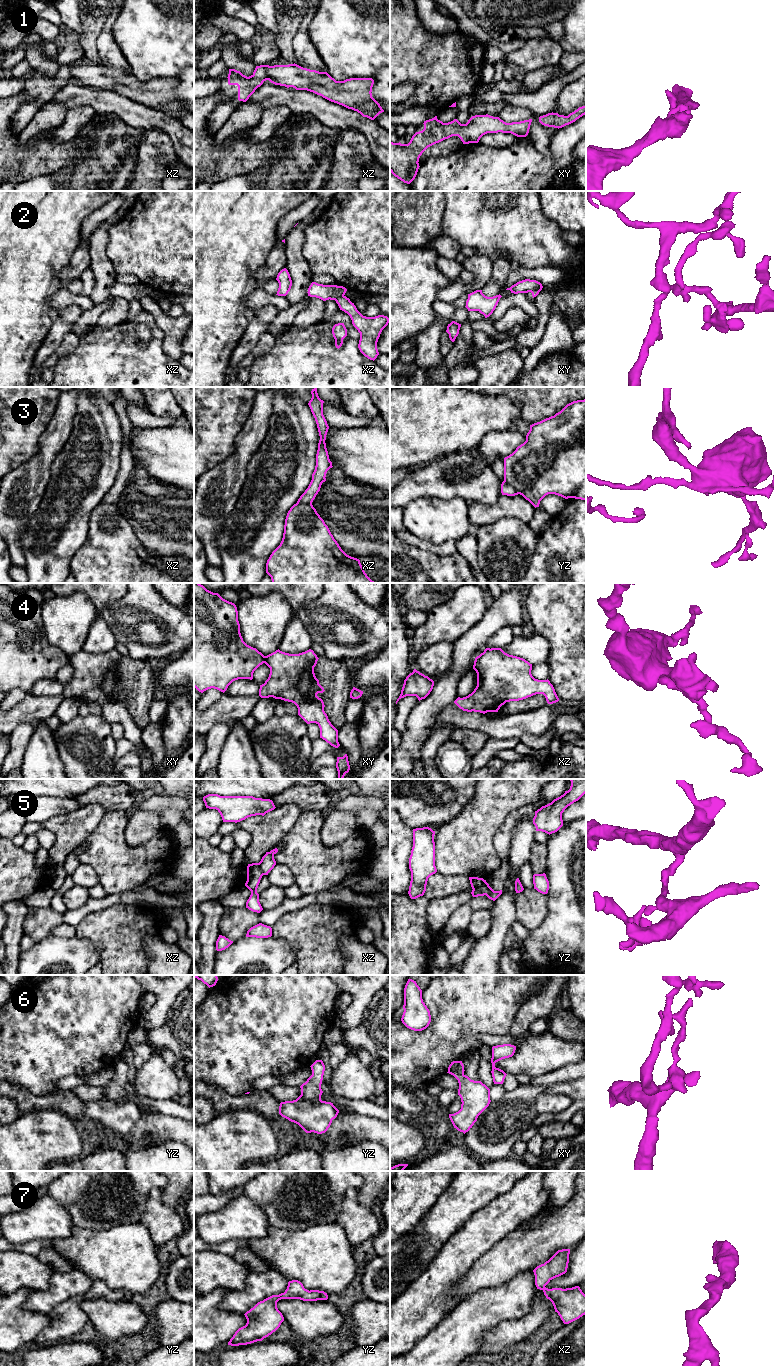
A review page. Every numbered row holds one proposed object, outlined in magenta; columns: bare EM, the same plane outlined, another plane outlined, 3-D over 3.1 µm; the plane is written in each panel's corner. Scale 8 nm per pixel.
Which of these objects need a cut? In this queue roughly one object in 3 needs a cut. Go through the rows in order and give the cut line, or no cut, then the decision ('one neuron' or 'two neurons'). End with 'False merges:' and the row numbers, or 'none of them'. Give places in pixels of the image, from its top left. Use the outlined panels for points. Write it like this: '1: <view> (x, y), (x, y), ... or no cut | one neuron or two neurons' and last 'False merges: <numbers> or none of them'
1: no cut | one neuron
2: xy (542, 286), (530, 291) | two neurons
3: yz (504, 480), (519, 493) | two neurons
4: no cut | one neuron
5: yz (485, 881), (473, 890) | two neurons
6: no cut | one neuron
7: no cut | one neuron
False merges: 2, 3, 5

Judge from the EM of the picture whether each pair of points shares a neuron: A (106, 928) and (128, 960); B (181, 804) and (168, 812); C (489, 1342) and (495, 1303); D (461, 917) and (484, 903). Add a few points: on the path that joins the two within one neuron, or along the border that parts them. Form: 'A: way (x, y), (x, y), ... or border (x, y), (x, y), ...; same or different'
A: way (114, 936), (120, 942), (121, 952); same
B: way (178, 806), (171, 810); same
C: border (513, 1321), (502, 1321), (487, 1331), (477, 1349); different
D: way (467, 911), (474, 904), (478, 903); same

